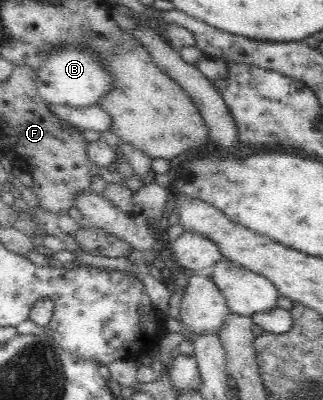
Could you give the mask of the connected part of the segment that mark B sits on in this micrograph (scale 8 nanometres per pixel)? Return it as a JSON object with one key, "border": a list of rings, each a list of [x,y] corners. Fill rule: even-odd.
{"border":[[[70,47],[52,53],[43,64],[41,71],[36,71],[36,86],[39,95],[47,104],[57,104],[78,108],[96,105],[96,100],[108,92],[110,75],[104,73],[102,65],[94,59],[92,53],[80,47]]]}

